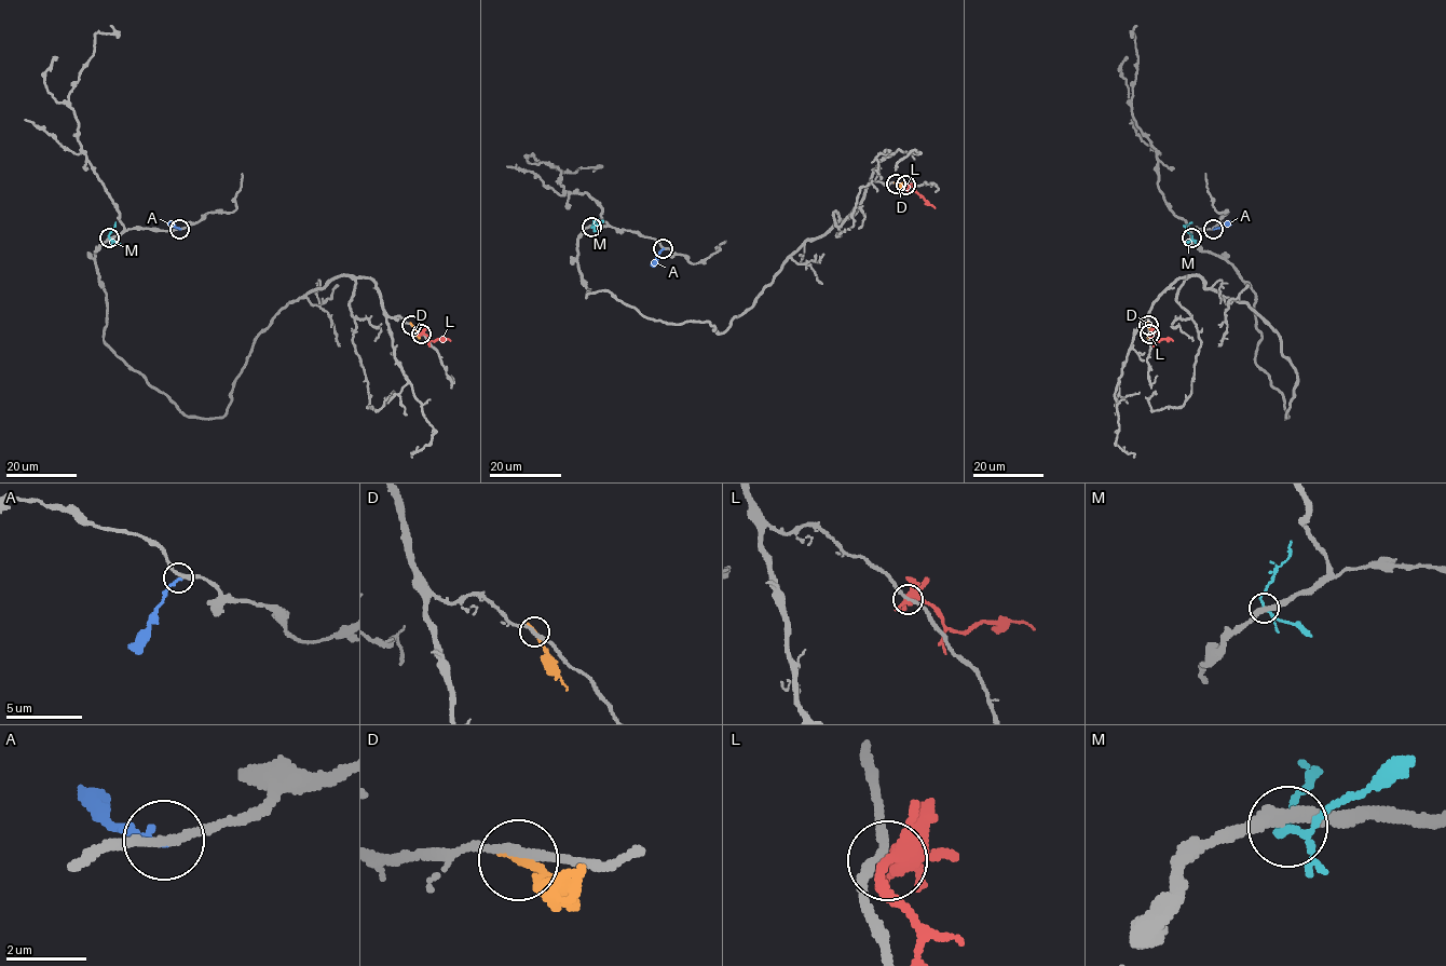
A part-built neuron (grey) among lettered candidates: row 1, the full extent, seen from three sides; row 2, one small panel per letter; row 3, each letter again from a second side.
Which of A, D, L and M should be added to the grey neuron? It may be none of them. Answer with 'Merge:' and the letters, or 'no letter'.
Merge: A

